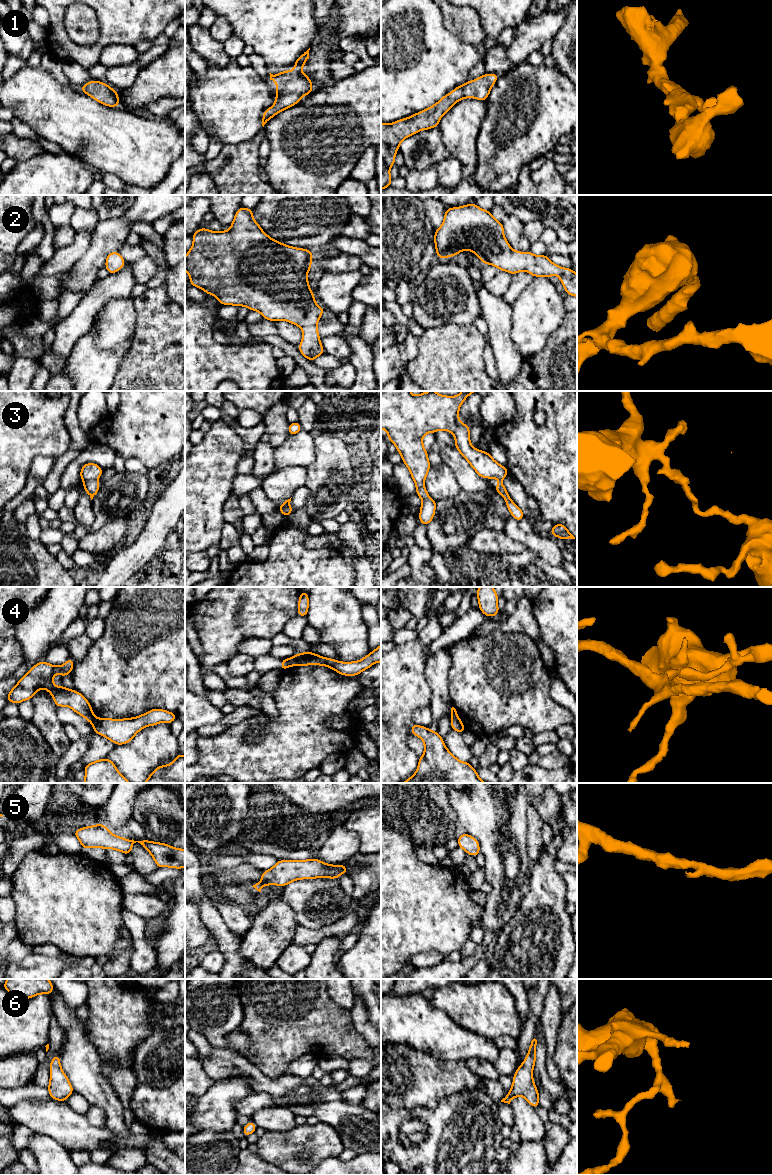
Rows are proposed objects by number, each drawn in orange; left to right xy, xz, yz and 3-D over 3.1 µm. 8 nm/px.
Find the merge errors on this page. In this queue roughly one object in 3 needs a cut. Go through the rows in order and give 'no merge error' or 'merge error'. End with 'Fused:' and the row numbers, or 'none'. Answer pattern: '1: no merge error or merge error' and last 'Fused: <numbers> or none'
1: no merge error
2: no merge error
3: merge error
4: merge error
5: no merge error
6: no merge error
Fused: 3, 4

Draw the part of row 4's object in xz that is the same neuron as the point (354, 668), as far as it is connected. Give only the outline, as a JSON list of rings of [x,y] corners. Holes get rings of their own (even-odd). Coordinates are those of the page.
[[[381,644],[359,661],[341,662],[308,651],[296,653],[290,659],[290,666],[321,665],[327,666],[344,676],[356,676],[377,662],[381,662]]]

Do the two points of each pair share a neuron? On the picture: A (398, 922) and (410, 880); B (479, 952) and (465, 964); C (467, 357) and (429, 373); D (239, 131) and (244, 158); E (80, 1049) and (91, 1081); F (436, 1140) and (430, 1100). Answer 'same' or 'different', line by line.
A: same
B: same
C: same
D: different
E: same
F: different

